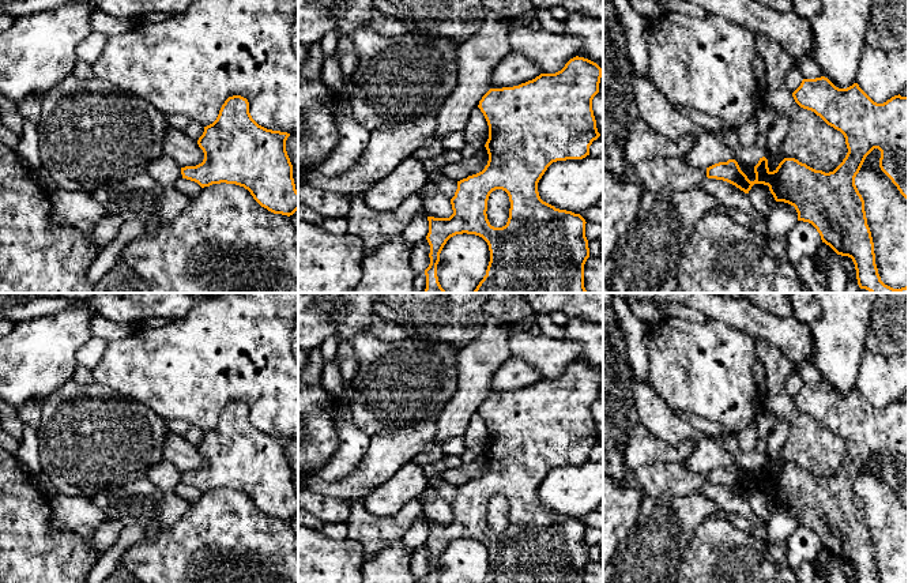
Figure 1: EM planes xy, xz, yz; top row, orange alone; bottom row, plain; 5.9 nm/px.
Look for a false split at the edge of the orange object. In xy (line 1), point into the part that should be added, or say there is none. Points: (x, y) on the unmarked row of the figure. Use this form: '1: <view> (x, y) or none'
1: none

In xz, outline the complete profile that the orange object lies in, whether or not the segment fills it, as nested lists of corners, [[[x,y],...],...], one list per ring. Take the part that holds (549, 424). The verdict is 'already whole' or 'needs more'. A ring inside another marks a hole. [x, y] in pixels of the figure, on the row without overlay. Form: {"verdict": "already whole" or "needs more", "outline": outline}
{"verdict": "already whole", "outline": [[[576,361],[555,379],[540,379],[513,392],[490,394],[482,402],[478,413],[489,430],[489,444],[485,450],[489,466],[482,477],[457,486],[457,494],[451,504],[453,519],[449,523],[427,522],[426,545],[430,550],[430,569],[425,575],[426,583],[438,583],[437,569],[444,550],[451,542],[463,538],[479,541],[489,550],[490,567],[483,583],[584,583],[584,569],[589,563],[587,527],[580,519],[543,507],[538,497],[538,488],[553,467],[583,464],[589,460],[589,451],[600,441],[592,415],[592,405],[599,398],[600,383],[602,373],[596,368]],[[496,494],[505,496],[510,507],[509,523],[502,533],[491,531],[486,519],[489,501]]]}

